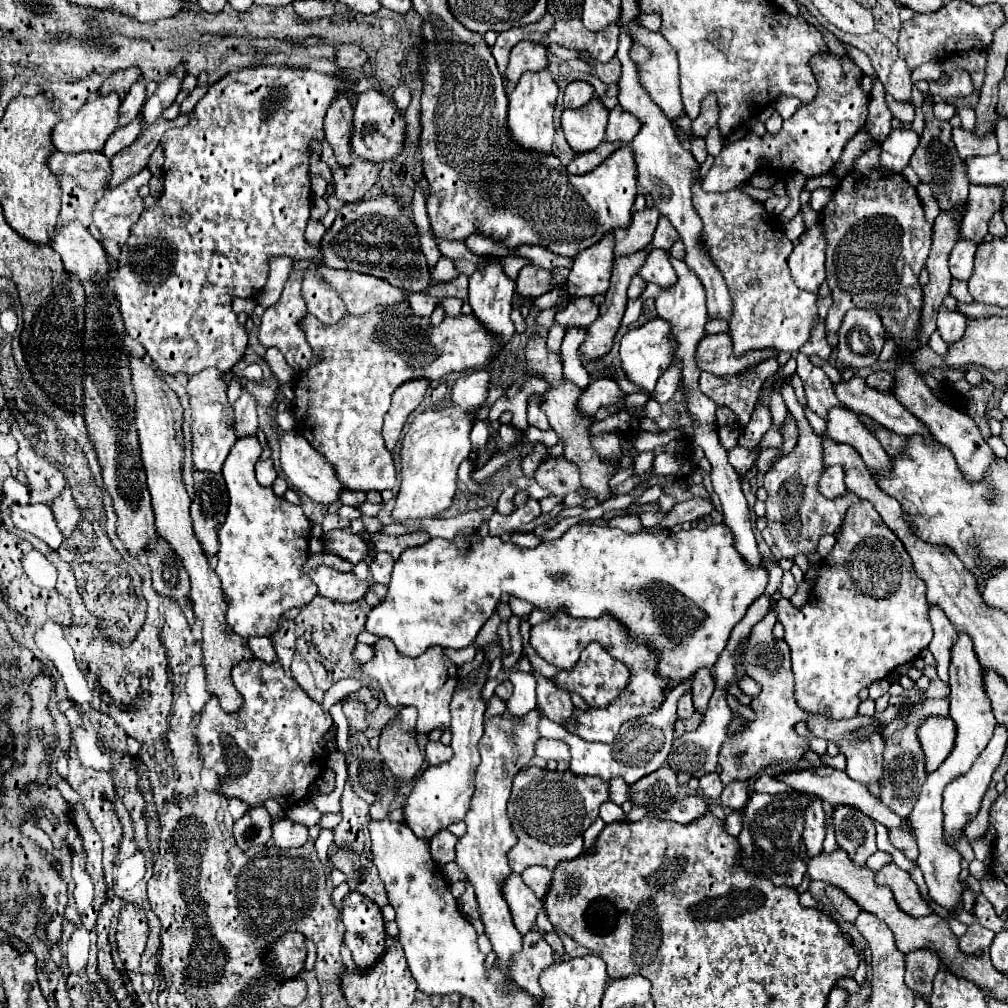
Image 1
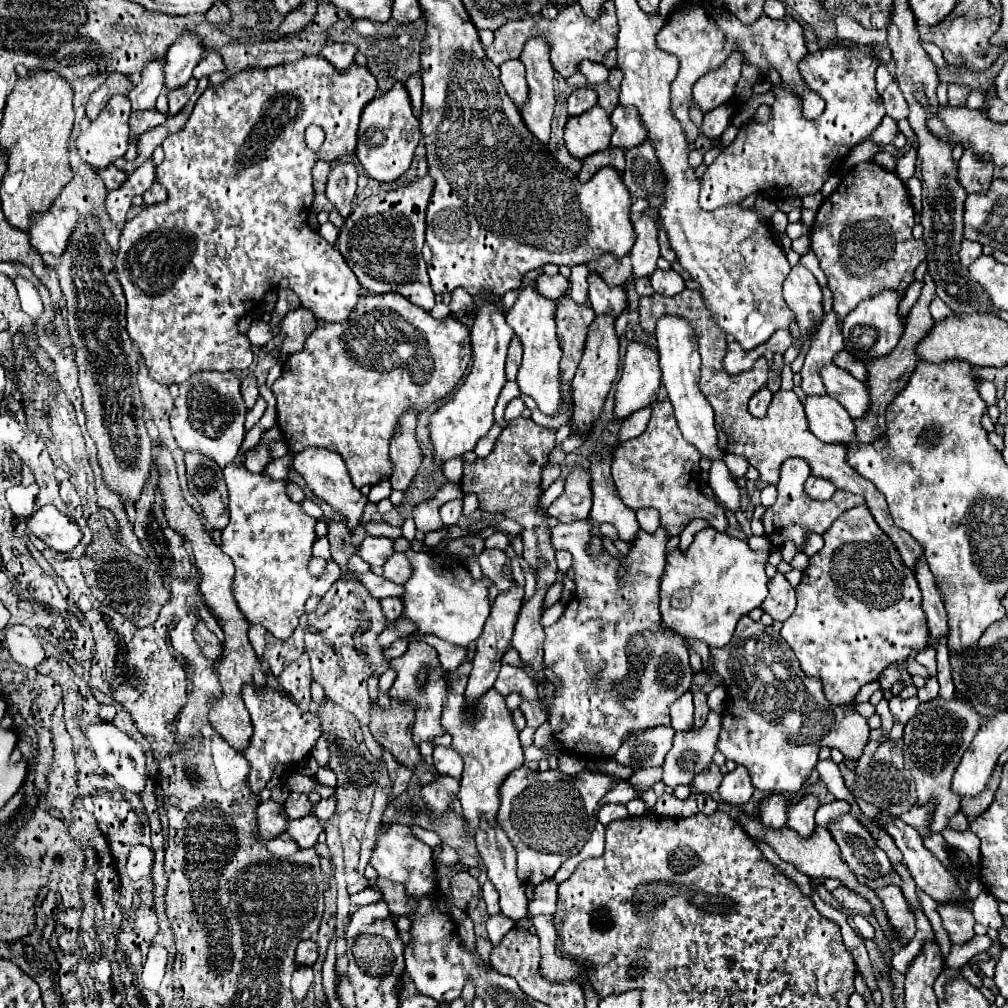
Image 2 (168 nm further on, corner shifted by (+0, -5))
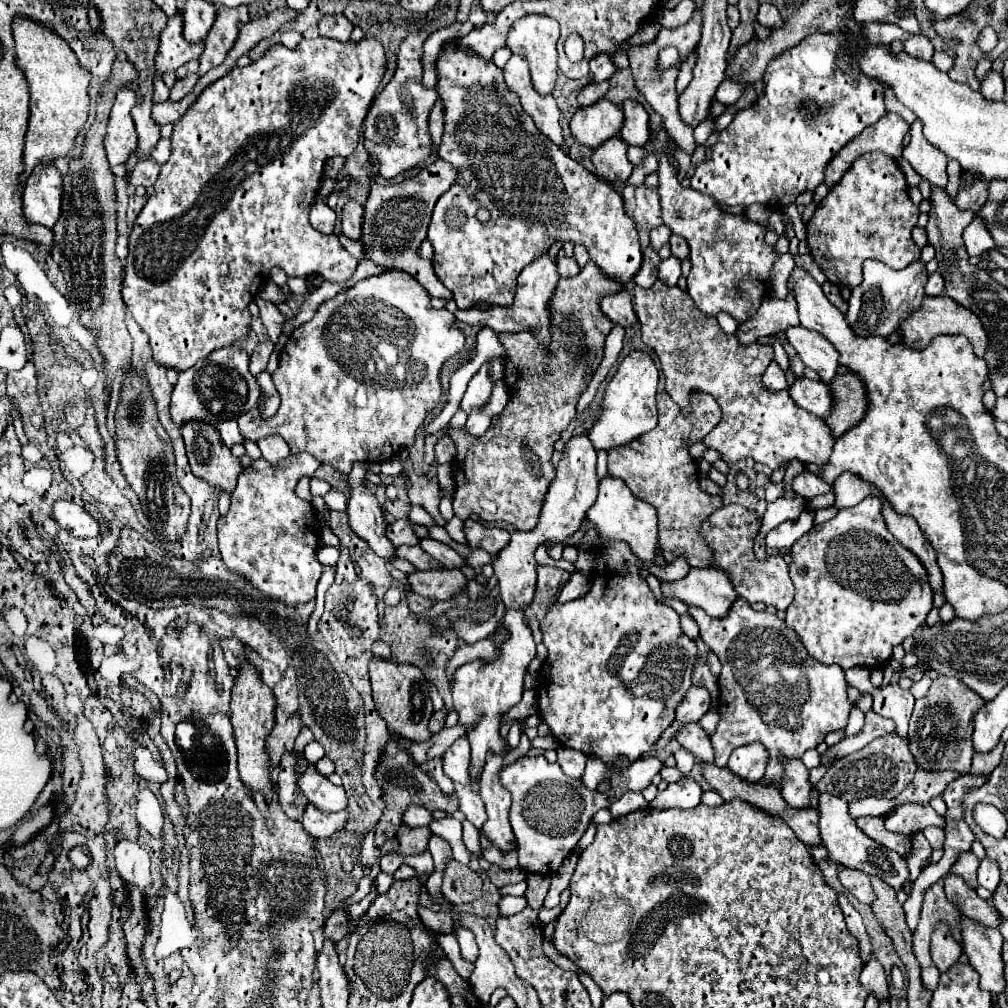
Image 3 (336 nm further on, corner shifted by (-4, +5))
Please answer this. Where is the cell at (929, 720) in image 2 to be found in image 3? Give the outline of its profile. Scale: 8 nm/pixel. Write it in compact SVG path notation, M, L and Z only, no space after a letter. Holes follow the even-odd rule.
M940 676L932 682L928 694L916 700L912 718L910 718L910 752L916 758L916 764L924 770L958 770L960 774L970 772L974 748L972 748L972 728L974 714L982 708L984 700L972 692L966 684L960 684L956 678Z

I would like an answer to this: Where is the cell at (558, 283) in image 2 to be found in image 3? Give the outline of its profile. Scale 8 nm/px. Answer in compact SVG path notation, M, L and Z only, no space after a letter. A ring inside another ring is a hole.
M564 256L564 258L558 258L558 270L560 270L560 276L576 276L580 272L580 266L576 264L574 256Z

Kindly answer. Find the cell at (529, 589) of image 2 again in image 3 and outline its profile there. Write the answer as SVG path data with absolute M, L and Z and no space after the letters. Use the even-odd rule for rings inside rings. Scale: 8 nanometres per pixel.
M474 520L464 522L464 532L466 532L470 546L484 548L490 554L499 552L510 540L510 534L506 530L488 528L488 526L482 526L480 522L474 522Z

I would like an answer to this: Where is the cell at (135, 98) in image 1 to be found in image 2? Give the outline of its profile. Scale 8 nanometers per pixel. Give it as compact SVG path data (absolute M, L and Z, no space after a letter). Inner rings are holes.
M152 60L140 78L140 82L132 88L132 94L128 94L132 102L132 110L148 110L154 108L156 98L160 96L164 88L164 60Z

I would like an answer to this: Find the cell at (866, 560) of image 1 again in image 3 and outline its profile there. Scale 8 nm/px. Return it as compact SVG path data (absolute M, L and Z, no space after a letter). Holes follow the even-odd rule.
M868 496L858 506L842 508L836 518L818 524L790 548L792 564L788 568L796 594L794 602L786 608L784 622L798 634L810 656L822 664L838 664L842 670L854 666L878 668L886 664L892 656L892 648L912 636L932 610L934 592L928 584L928 572L920 560L888 532L880 506L876 496ZM800 568L808 572L800 574Z

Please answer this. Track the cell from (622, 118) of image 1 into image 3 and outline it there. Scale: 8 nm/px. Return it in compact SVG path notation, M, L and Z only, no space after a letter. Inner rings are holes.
M626 100L622 104L622 110L626 120L620 136L630 146L644 146L650 140L650 116L646 108L638 100Z

